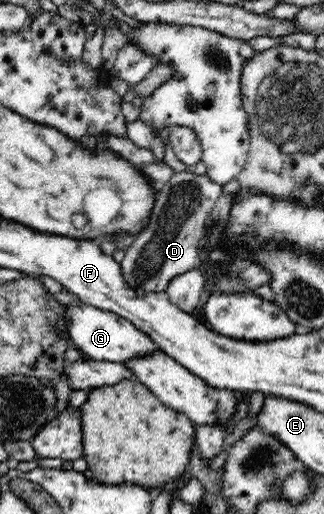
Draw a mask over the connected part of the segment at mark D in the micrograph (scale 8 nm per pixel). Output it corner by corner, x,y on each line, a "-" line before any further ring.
190,171
174,172
172,177
155,193
148,223
127,246
120,262
124,280
136,291
166,293
168,283
176,277
202,268
197,245
203,238
204,225
210,212
223,194
224,185
214,183
206,174
197,175

